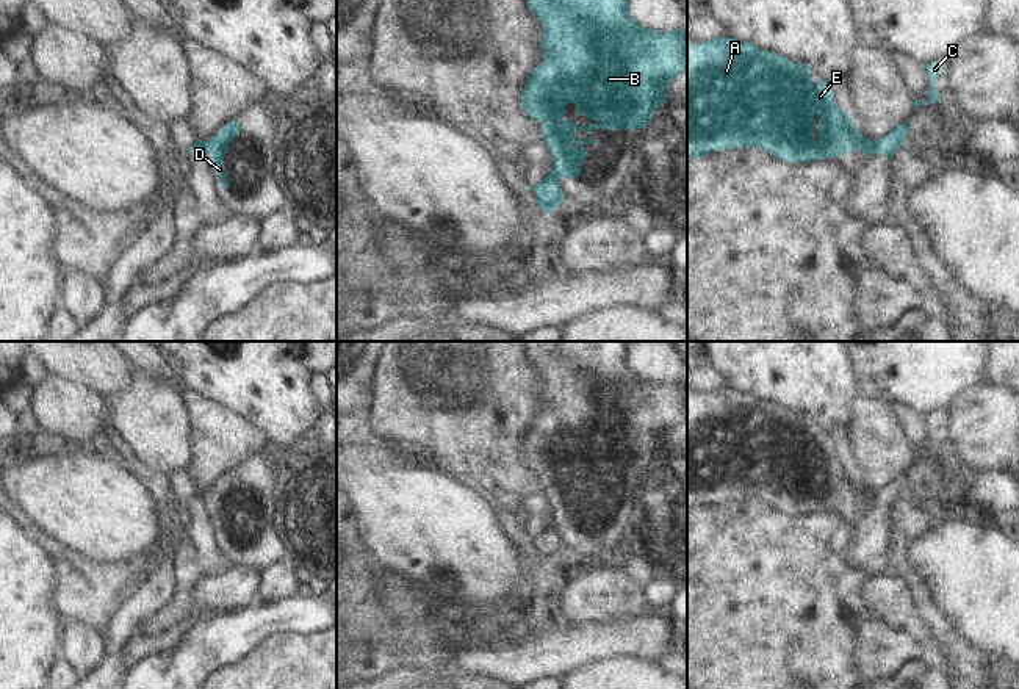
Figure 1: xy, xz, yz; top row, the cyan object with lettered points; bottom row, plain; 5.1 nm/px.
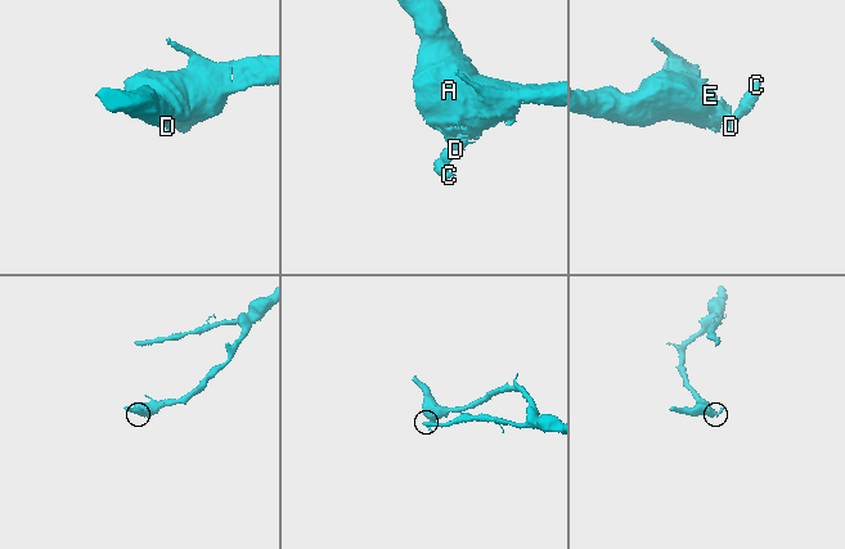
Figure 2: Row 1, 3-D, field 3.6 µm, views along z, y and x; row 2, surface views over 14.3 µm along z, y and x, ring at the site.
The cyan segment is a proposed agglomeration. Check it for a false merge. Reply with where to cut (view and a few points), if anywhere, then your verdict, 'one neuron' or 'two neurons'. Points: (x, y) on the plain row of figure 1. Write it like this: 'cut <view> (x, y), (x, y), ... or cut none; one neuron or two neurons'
cut xy (202, 492), (205, 503); two neurons

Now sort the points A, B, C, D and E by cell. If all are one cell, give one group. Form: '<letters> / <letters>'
A B D E / C

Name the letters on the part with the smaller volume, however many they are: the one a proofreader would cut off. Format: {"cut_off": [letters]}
{"cut_off": ["C"]}

